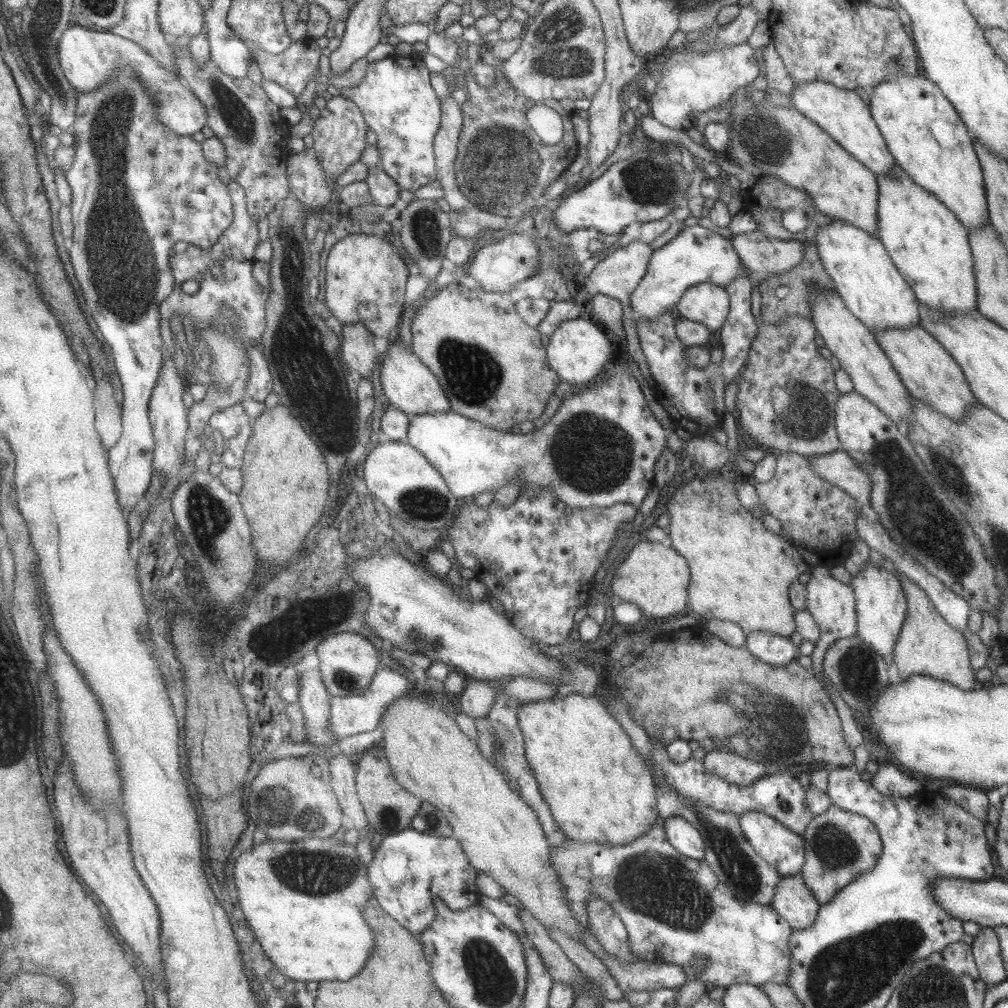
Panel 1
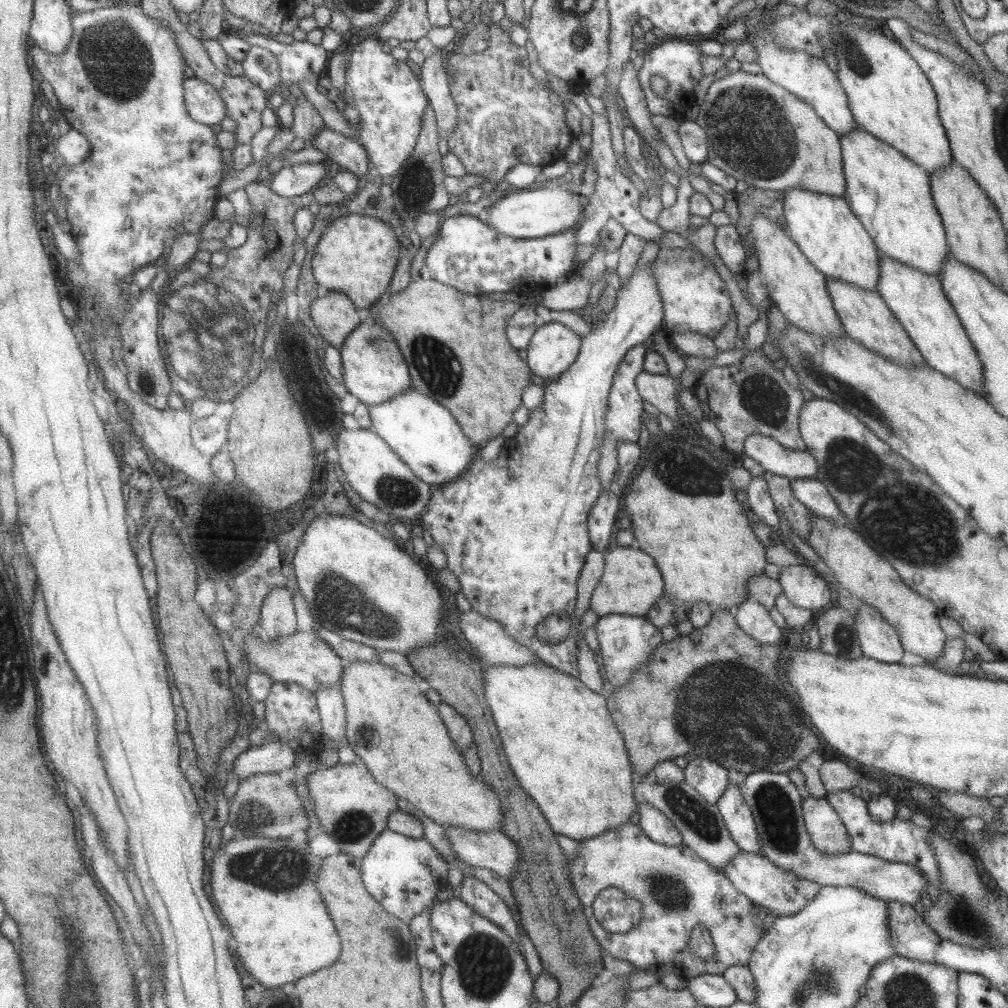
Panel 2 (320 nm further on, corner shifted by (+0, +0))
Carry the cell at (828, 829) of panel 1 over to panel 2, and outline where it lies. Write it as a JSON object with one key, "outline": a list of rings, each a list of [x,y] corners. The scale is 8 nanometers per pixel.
{"outline":[[[808,796],[801,799],[806,831],[813,846],[823,855],[837,855],[851,851],[850,836],[826,798]]]}

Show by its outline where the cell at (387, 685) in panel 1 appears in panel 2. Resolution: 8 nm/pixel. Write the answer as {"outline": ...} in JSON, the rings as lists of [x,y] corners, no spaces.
{"outline":[[[285,740],[257,744],[237,757],[234,772],[240,781],[255,774],[279,773],[295,766],[296,753],[295,746]]]}

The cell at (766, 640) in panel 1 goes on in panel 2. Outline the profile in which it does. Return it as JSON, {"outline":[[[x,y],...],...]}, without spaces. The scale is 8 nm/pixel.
{"outline":[[[754,599],[741,601],[732,613],[739,628],[757,642],[783,644],[785,630],[777,627],[768,610]]]}

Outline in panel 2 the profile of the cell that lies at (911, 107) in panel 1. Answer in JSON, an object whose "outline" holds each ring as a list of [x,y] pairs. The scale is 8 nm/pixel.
{"outline":[[[841,10],[831,16],[829,23],[833,33],[832,54],[837,60],[836,77],[843,87],[849,111],[857,126],[863,127],[870,135],[901,152],[928,175],[950,163],[952,156],[945,129],[937,117],[938,107],[934,90],[915,60],[896,41],[889,40],[881,32],[873,29],[867,29],[865,32],[863,27],[849,23],[847,14]]]}

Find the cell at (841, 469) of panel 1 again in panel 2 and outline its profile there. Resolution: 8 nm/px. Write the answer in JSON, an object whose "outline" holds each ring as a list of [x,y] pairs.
{"outline":[[[760,434],[747,436],[742,446],[745,456],[755,460],[767,472],[788,480],[815,479],[817,463],[806,451],[785,449],[776,440]]]}

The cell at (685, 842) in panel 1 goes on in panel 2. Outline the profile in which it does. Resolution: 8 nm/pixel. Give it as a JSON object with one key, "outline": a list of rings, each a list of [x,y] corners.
{"outline":[[[636,803],[636,812],[639,814],[637,825],[649,840],[665,846],[679,846],[682,843],[680,832],[657,808],[647,803]]]}

